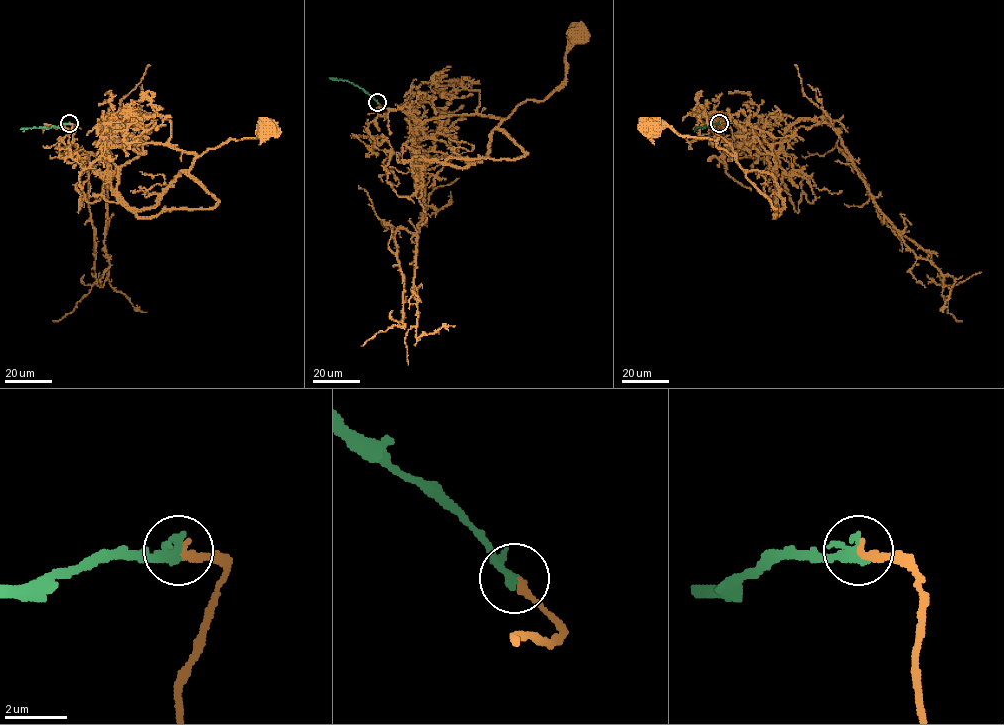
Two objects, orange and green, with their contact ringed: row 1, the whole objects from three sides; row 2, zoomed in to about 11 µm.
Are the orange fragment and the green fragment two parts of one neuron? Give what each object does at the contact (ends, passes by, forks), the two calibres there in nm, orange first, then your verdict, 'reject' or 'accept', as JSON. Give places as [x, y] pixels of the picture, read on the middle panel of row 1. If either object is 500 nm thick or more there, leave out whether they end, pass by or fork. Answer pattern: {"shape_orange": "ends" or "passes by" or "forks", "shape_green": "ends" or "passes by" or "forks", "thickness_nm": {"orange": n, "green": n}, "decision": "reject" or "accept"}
{"shape_orange": "ends", "shape_green": "ends", "thickness_nm": {"orange": 240, "green": 320}, "decision": "accept"}

